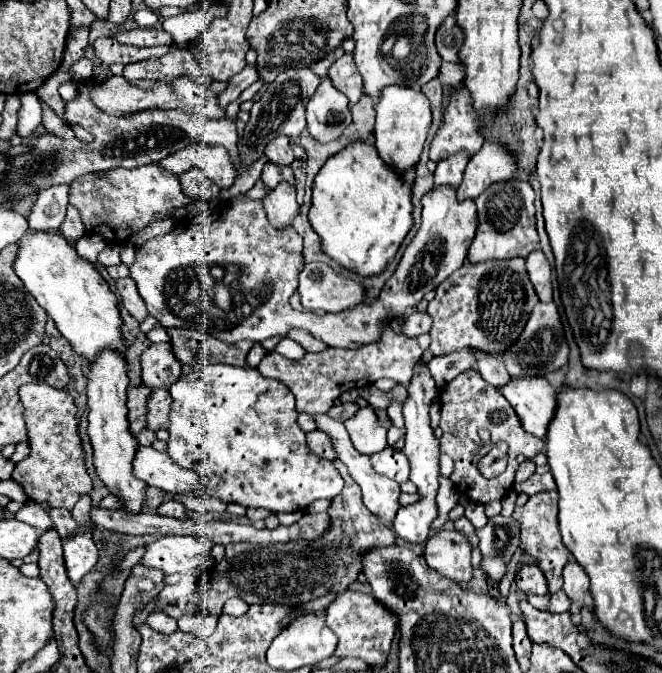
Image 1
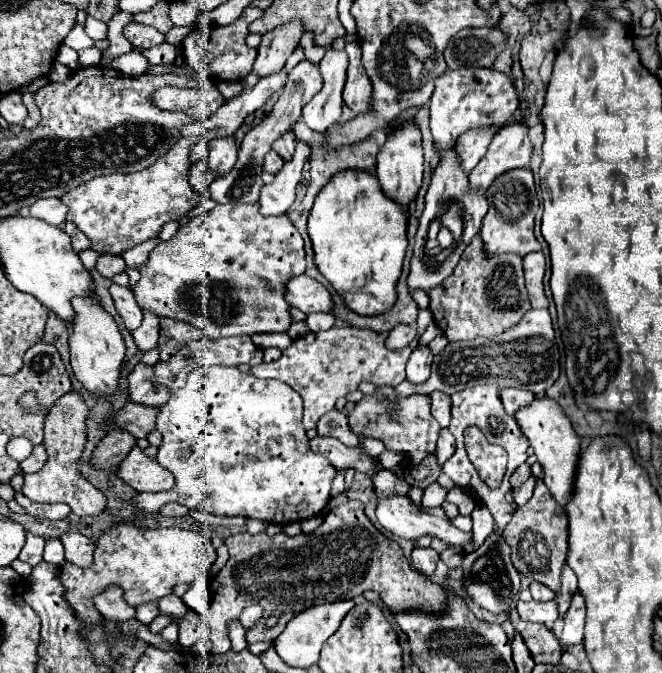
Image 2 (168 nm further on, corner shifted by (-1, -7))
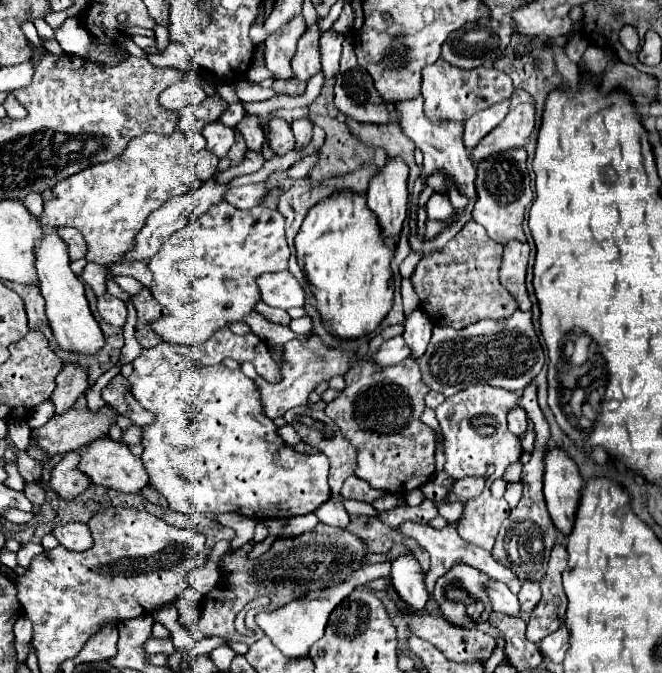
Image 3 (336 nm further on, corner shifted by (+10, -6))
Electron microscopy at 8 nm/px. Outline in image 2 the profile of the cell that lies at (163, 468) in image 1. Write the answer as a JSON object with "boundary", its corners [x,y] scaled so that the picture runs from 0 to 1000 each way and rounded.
{"boundary":[[[211,666],[184,684],[178,707],[208,731],[245,731],[263,725],[260,701],[248,698],[236,681],[224,681]]]}

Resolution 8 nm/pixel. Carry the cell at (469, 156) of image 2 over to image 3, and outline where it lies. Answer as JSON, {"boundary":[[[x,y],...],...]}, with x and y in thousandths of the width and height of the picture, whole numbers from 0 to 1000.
{"boundary":[[[769,147],[748,153],[745,159],[724,165],[721,171],[715,171],[711,177],[702,180],[702,218],[715,221],[721,218],[721,212],[730,207],[730,201],[736,201],[742,192],[748,192],[769,168]]]}

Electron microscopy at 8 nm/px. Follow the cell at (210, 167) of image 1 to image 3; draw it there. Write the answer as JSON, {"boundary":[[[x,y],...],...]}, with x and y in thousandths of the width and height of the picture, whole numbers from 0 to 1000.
{"boundary":[[[328,177],[310,186],[310,207],[313,207],[313,221],[334,236],[343,230],[346,218],[355,212],[355,195]]]}

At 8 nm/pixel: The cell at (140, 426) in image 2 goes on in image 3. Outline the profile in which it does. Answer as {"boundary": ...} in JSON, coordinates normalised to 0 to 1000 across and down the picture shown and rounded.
{"boundary":[[[156,605],[147,614],[134,608],[104,608],[95,617],[80,617],[68,632],[47,637],[47,658],[53,658],[74,679],[116,670],[116,664],[162,646],[165,632],[174,629],[171,620],[174,611],[165,605]]]}

